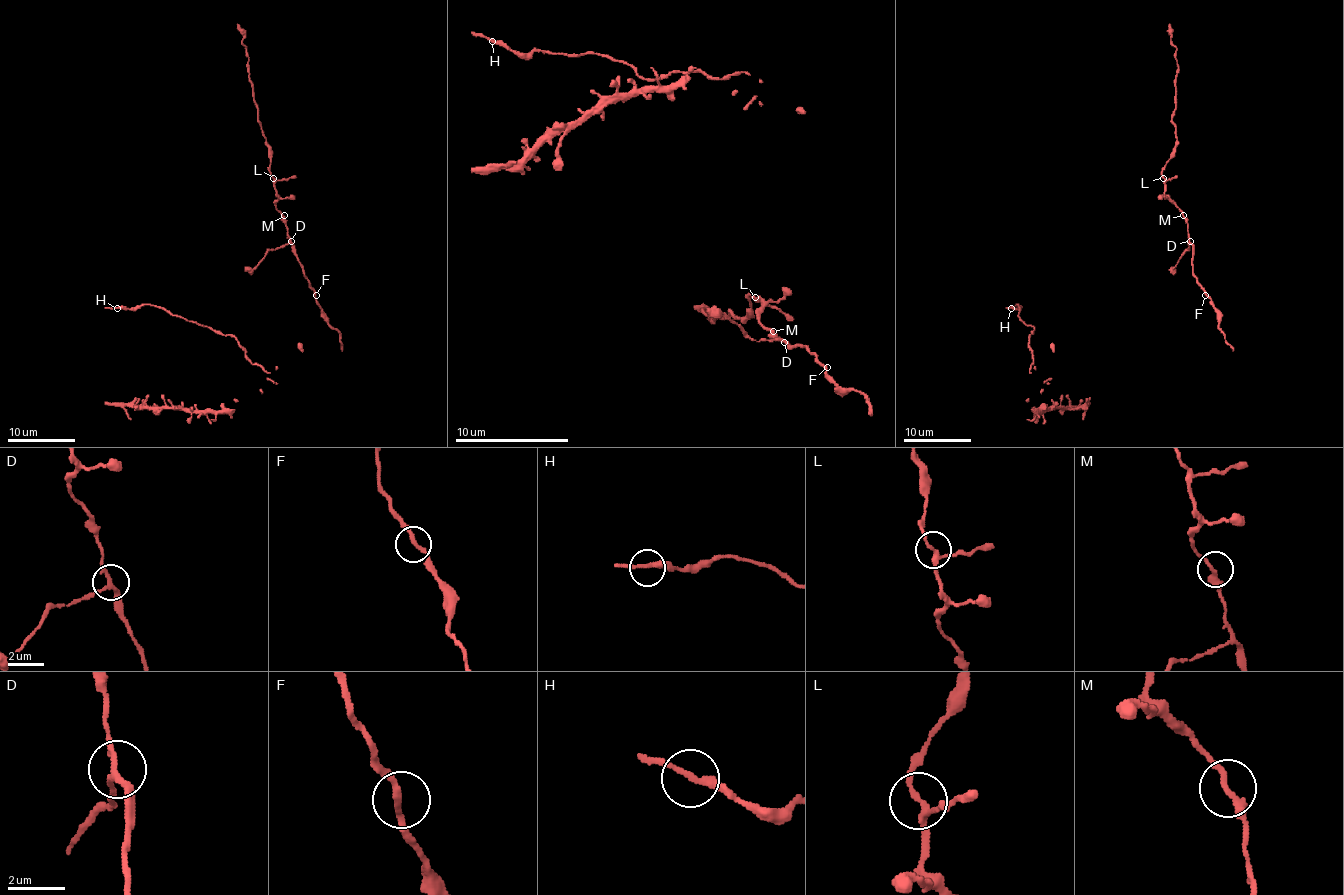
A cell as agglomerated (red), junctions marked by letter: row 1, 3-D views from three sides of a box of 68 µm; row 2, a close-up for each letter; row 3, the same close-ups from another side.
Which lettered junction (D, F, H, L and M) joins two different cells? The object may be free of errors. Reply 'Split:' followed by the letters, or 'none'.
Split: none

